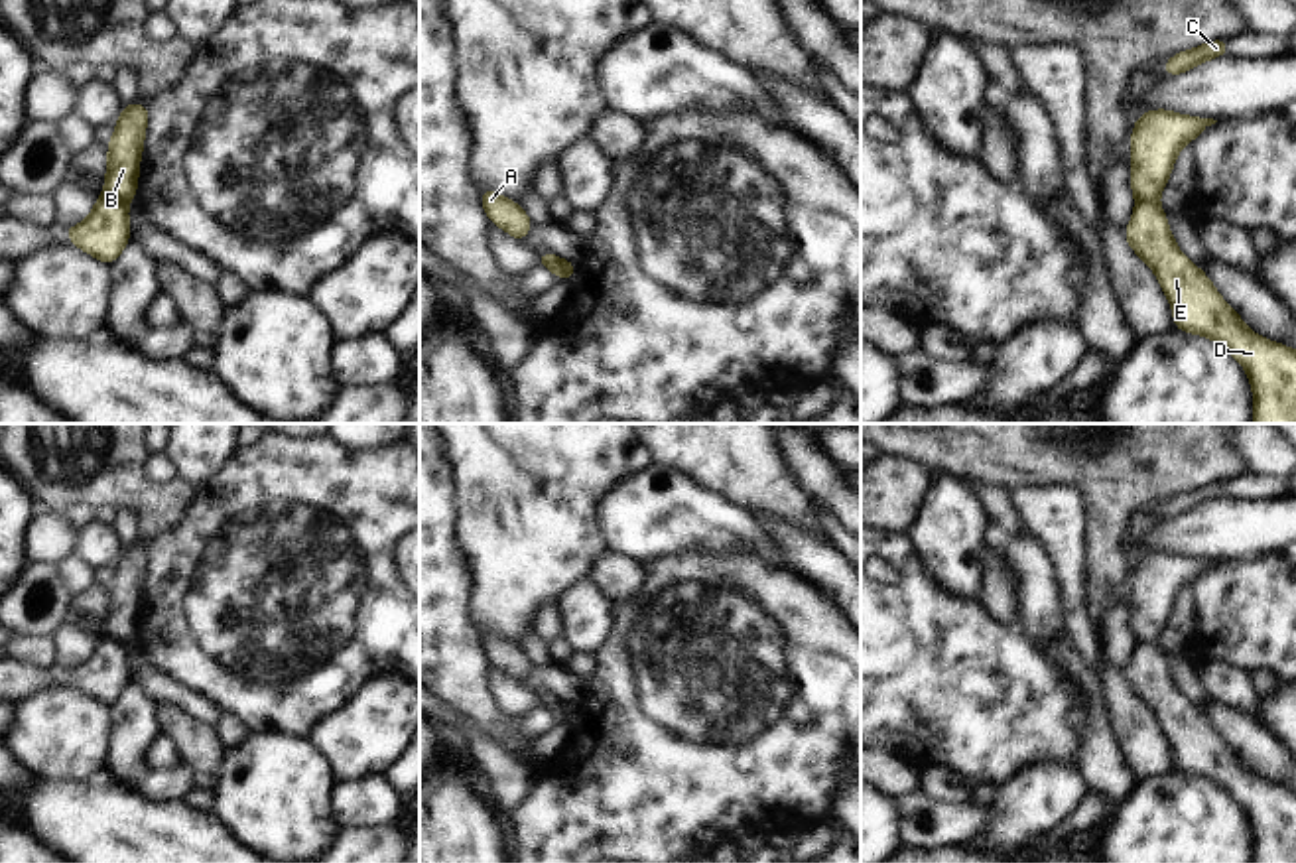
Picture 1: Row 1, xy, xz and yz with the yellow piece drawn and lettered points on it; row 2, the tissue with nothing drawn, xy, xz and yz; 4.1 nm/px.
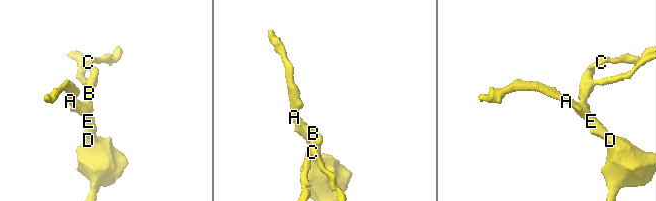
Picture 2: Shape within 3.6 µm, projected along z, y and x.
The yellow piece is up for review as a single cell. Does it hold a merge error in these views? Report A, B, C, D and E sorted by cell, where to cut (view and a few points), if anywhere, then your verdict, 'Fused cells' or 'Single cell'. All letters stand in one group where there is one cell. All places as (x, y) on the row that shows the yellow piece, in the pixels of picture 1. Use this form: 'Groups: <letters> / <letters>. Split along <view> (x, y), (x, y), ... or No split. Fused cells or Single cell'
Groups: A D E / B C. Split along xy (105, 194), (123, 203). Fused cells

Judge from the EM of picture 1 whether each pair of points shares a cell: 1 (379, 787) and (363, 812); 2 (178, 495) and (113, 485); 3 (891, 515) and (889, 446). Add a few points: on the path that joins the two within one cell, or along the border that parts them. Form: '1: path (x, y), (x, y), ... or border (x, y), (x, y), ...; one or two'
1: path (375, 793), (365, 806); one
2: path (162, 495), (140, 495), (129, 487); one
3: border (881, 454), (908, 458), (930, 473); two

